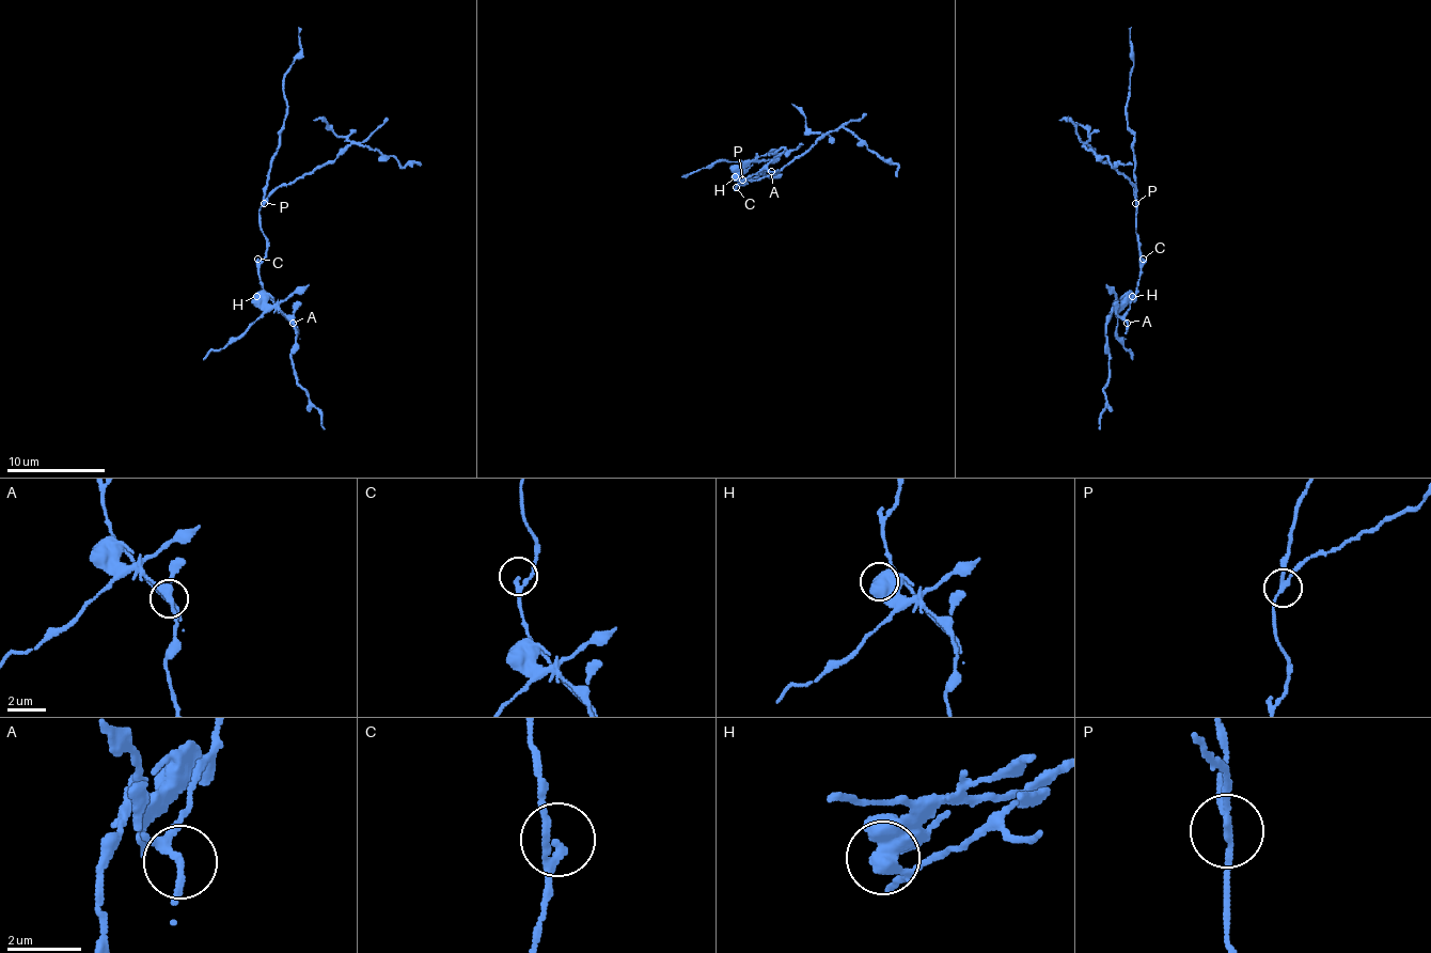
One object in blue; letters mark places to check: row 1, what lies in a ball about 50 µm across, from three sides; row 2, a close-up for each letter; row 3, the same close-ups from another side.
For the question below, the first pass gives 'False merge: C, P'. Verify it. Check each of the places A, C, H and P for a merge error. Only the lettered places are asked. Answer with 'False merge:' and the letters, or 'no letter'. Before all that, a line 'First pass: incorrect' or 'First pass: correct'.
First pass: incorrect
False merge: H, P

